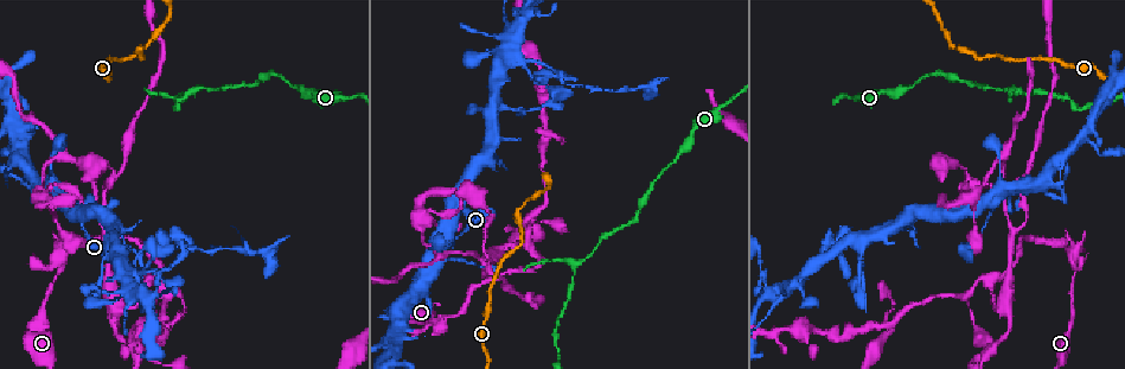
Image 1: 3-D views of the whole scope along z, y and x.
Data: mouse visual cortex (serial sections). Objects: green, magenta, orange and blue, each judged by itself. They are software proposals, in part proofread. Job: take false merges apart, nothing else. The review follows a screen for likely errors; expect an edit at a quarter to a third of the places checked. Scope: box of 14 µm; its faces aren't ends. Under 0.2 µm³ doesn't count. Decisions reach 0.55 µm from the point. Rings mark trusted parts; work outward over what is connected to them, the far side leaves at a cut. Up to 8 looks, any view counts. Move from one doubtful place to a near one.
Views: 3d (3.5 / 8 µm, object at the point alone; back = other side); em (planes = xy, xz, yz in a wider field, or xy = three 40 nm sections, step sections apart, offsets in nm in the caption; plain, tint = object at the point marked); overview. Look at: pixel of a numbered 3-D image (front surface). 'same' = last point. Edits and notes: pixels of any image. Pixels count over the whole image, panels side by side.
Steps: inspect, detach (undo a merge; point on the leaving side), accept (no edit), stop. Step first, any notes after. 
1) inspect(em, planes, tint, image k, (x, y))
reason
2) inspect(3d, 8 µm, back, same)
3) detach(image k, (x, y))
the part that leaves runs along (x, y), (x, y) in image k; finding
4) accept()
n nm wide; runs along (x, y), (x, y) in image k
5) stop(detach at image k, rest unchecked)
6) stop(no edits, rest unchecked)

inspect(3d, 3.5 µm, image 1, (425, 322))
narrows sharply

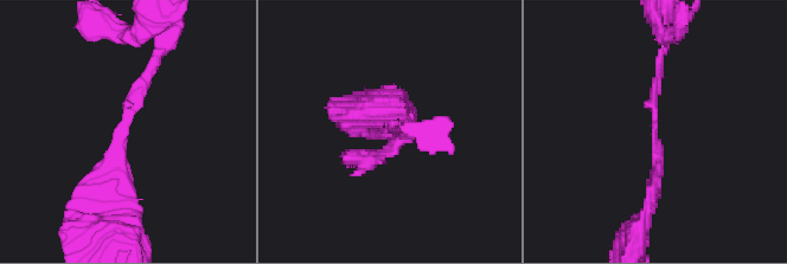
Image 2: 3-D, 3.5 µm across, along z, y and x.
inspect(em, planes, tint, image 2, (392, 130))
arms of 150, 200 nm; shape alone is not enough

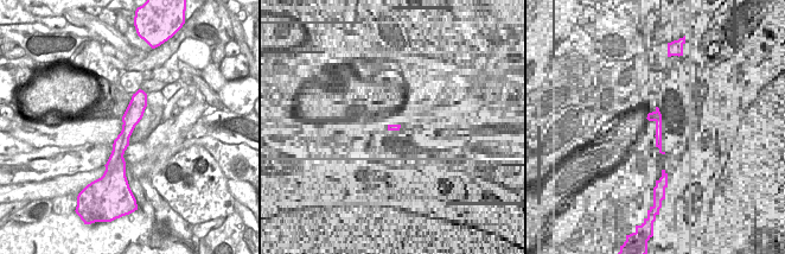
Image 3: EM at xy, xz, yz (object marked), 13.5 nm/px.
accept()
runs along (140, 93), (119, 146), (119, 164) in image 3; continuous, no second cell

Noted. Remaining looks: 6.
inspect(3d, 3.5 µm, image 1, (456, 317))

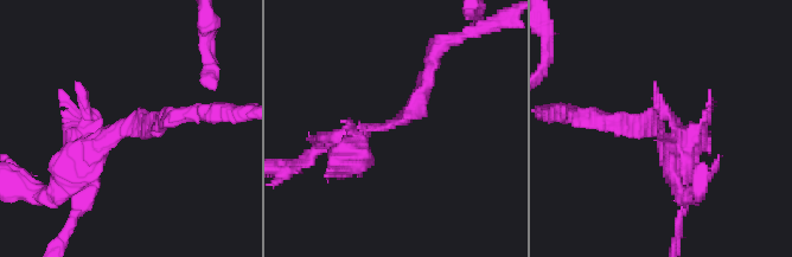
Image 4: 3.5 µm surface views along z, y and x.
inspect(em, xy, step 3, tint, image 4, (126, 128))
arms of 200, 400 nm

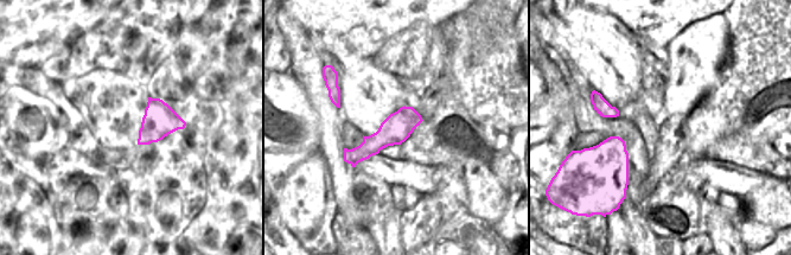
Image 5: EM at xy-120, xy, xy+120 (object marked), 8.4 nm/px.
detach(image 4, (131, 122))
the part that leaves runs along (84, 172), (117, 128), (158, 124) in image 4; two cells meet here

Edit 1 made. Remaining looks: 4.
inspect(3d, 3.5 µm, image 1, (127, 278))
sharp bend

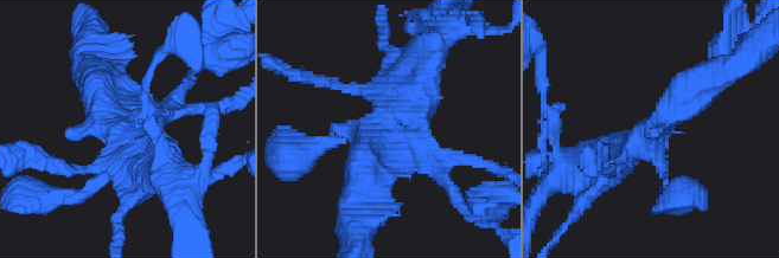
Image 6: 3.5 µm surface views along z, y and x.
inspect(em, planes, tint, image 6, (665, 120))

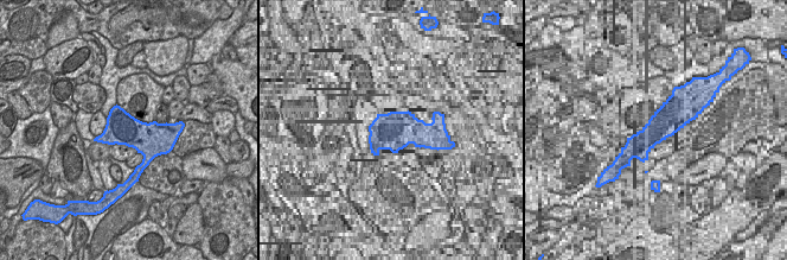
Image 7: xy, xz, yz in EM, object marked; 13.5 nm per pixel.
accept()
one cell here

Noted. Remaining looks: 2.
stop(detach at image 4, rest unchecked)

